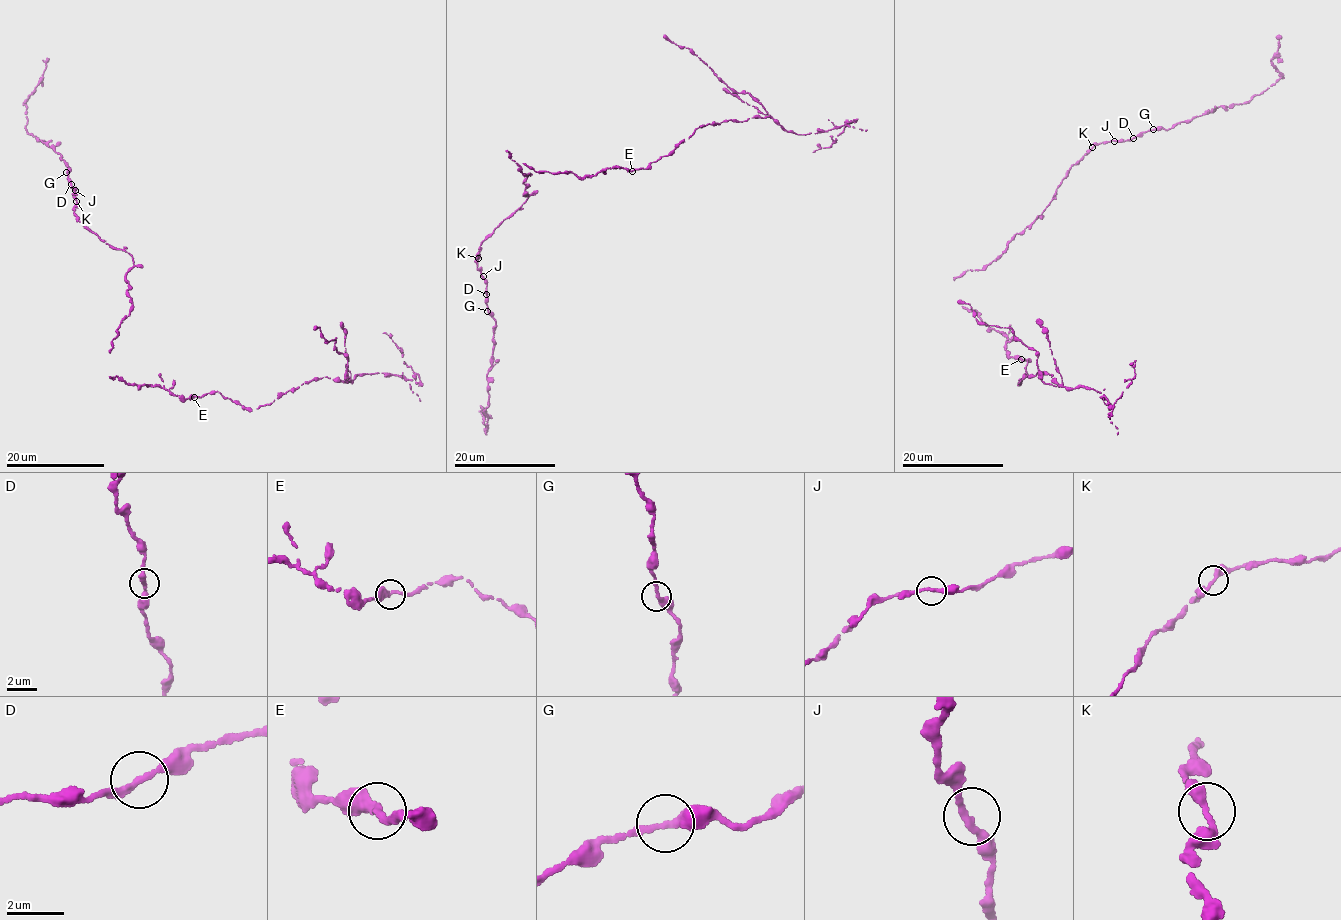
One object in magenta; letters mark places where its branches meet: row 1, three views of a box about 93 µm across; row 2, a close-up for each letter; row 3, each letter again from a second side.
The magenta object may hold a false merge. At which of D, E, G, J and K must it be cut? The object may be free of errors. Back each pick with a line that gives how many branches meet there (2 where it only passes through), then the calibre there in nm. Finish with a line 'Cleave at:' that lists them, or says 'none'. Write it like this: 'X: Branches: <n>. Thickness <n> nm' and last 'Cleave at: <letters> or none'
E: Branches: 2. Thickness 320 nm
Cleave at: E

